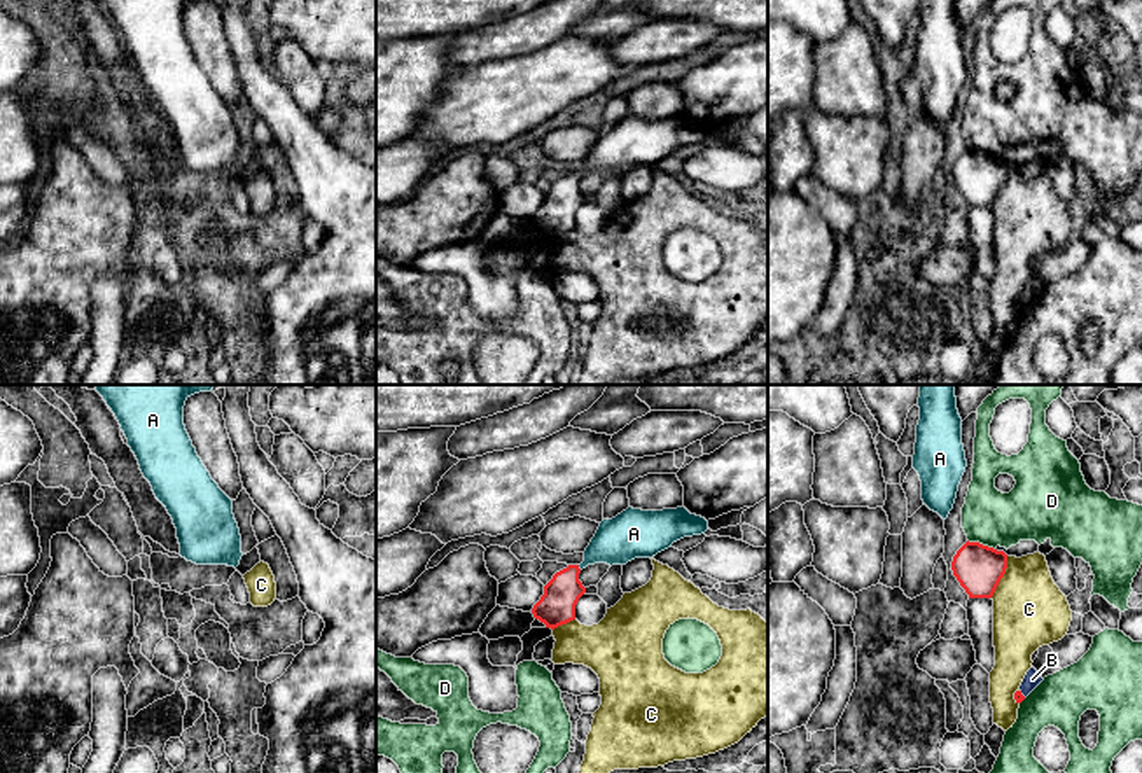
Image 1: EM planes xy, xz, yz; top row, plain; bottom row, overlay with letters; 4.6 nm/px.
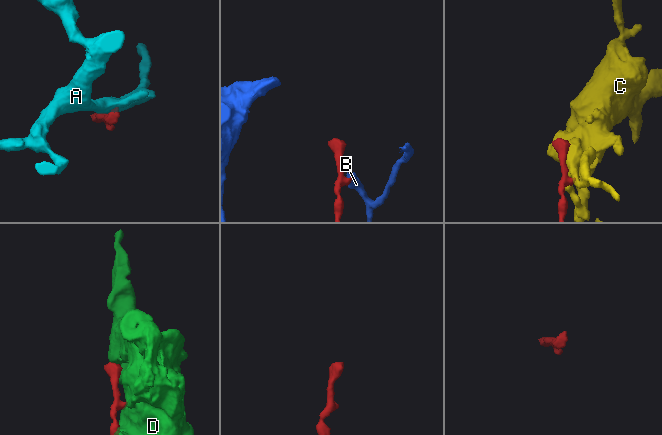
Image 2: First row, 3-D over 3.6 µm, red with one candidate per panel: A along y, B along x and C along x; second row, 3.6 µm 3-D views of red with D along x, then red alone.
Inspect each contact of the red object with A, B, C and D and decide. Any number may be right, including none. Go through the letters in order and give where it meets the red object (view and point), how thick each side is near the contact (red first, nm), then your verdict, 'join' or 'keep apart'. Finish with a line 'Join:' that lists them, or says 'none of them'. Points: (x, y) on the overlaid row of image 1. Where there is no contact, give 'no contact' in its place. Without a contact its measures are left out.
A: meets red in xz at (577, 567); 170 nm thick on the red side, 220 nm on the other; join
B: meets red in yz at (1020, 693); 50 nm thick on the red side, 80 nm on the other; keep apart
C: meets red in yz at (1002, 576); 220 nm thick on the red side, 340 nm on the other; keep apart
D: meets red in yz at (981, 544); 220 nm thick on the red side, 260 nm on the other; keep apart
Join: A

